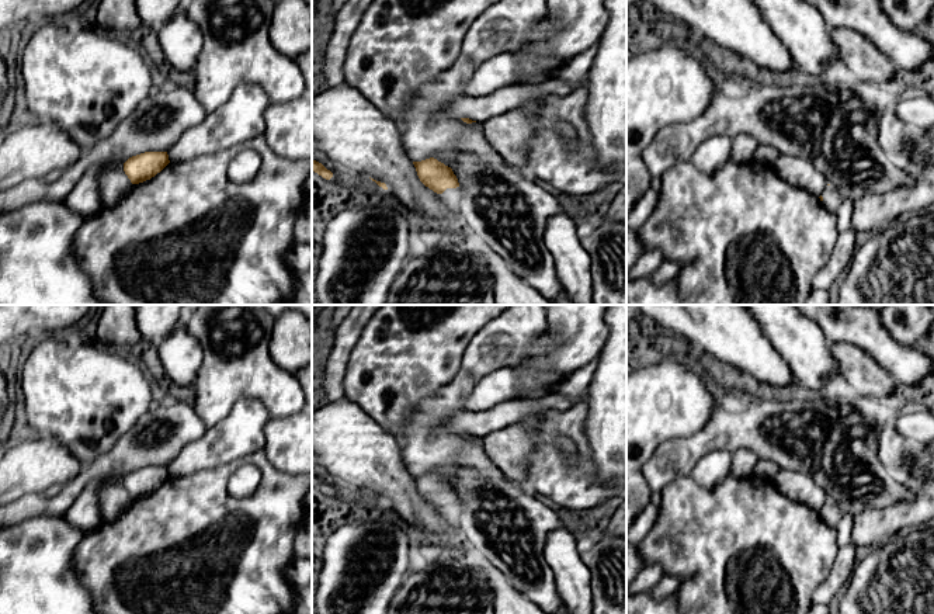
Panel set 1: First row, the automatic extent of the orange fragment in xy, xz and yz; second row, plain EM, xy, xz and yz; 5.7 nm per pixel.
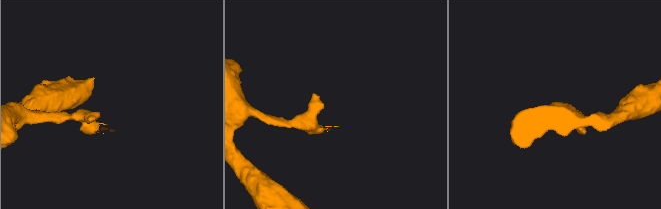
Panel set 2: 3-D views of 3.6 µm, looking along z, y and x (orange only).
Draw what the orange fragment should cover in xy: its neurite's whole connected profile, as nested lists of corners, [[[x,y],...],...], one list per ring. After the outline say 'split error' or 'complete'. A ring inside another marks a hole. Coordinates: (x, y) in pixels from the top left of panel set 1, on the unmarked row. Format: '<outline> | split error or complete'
[[[145,466],[129,472],[124,486],[132,499],[150,495],[170,478],[167,466]]] | complete

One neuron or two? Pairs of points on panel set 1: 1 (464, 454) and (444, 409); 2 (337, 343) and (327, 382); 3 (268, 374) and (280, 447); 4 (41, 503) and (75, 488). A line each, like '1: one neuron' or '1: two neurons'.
1: one neuron
2: one neuron
3: two neurons
4: one neuron

